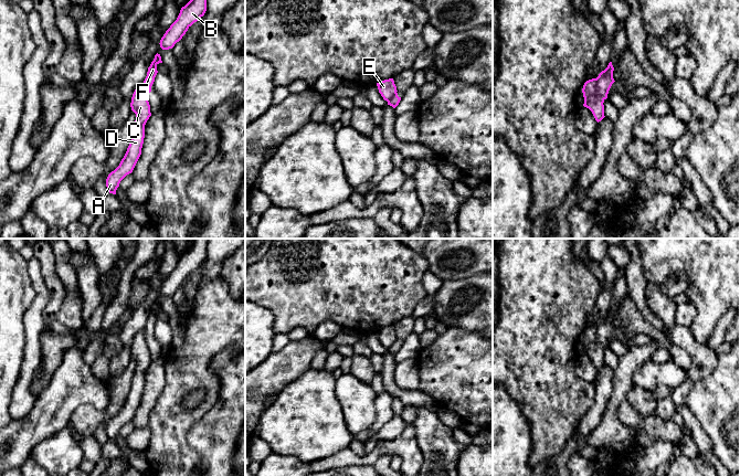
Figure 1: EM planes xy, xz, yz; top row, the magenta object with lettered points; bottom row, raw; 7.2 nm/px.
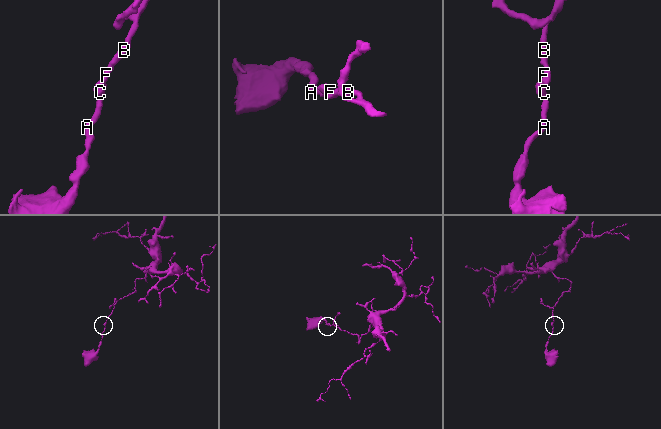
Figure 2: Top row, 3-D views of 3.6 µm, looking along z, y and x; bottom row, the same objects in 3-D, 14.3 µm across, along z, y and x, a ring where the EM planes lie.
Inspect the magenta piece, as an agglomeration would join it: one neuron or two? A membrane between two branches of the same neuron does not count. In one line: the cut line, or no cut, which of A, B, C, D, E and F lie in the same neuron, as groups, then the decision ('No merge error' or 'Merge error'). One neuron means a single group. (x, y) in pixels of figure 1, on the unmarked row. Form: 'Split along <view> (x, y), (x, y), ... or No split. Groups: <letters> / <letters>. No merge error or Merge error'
Split along yz (593, 326), (596, 332), (596, 340), (603, 347). Groups: A C D E / B F. Merge error

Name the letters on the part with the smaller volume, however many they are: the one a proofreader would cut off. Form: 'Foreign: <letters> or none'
Foreign: A, C, D, E

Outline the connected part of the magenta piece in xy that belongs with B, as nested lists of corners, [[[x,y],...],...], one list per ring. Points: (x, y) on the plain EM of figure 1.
[[[194,239],[192,246],[181,255],[177,267],[170,273],[160,287],[160,295],[169,297],[179,289],[188,276],[207,258],[208,239]]]

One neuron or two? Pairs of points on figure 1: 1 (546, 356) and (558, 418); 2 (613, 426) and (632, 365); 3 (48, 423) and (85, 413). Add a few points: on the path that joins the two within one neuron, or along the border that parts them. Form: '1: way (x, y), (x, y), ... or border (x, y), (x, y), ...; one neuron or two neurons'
1: way (546, 371), (546, 385), (553, 402); one neuron
2: way (612, 411), (612, 405), (619, 394), (622, 380); one neuron
3: border (97, 410), (90, 404), (81, 404), (70, 421); two neurons

